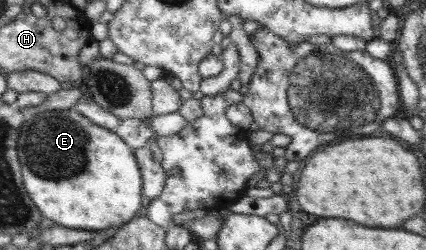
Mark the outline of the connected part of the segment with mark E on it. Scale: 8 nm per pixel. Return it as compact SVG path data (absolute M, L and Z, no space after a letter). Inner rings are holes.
M74 109L36 113L20 127L17 158L22 164L26 195L36 204L44 218L66 228L87 231L122 226L139 215L142 208L142 176L133 149L114 132L94 124Z

